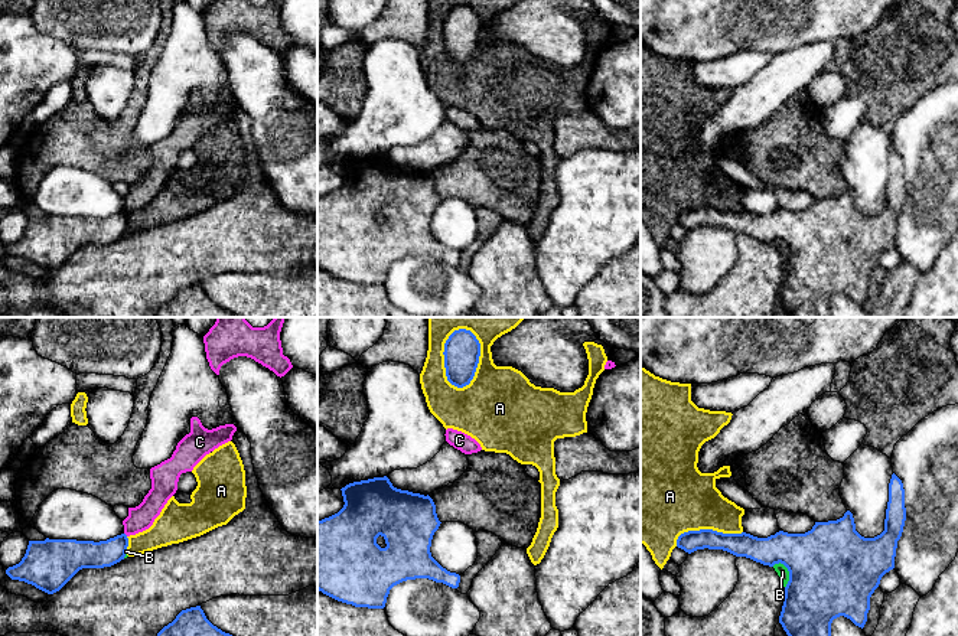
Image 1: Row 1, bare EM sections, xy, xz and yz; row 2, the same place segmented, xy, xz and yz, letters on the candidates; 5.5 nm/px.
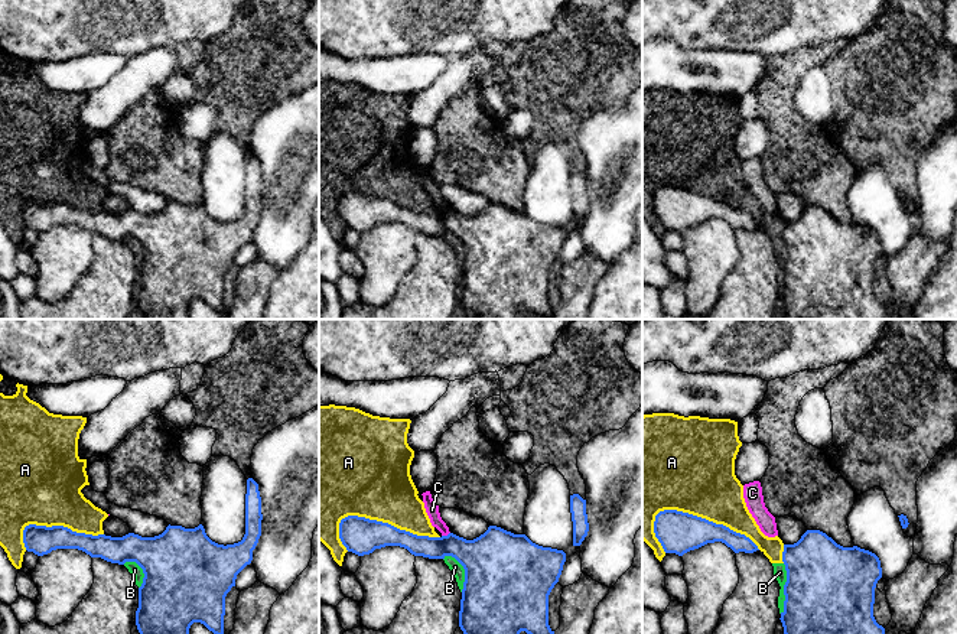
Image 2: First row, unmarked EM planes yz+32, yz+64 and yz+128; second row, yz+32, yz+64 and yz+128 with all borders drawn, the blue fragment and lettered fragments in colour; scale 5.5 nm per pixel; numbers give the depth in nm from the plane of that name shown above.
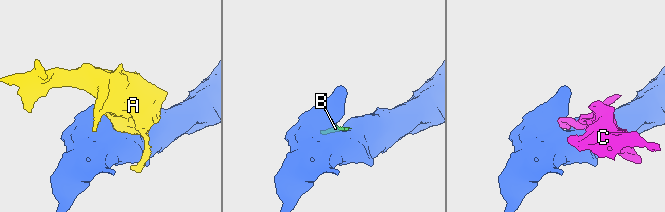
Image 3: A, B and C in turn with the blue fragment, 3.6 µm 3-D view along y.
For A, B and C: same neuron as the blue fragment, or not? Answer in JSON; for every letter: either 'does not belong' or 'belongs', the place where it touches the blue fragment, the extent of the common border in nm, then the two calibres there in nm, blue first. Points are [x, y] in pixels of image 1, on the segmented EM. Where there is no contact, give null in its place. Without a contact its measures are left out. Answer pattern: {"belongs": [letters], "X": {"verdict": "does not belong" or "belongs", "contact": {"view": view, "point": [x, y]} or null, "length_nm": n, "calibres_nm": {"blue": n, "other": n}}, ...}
{"belongs": [], "A": {"verdict": "does not belong", "contact": {"view": "xz", "point": [478, 361]}, "length_nm": 340, "calibres_nm": {"blue": 200, "other": 380}}, "B": {"verdict": "does not belong", "contact": {"view": "yz", "point": [789, 574]}, "length_nm": 160, "calibres_nm": {"blue": 500, "other": 70}}, "C": {"verdict": "does not belong", "contact": null}}

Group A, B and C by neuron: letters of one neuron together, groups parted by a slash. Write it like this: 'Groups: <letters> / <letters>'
Groups: A B / C

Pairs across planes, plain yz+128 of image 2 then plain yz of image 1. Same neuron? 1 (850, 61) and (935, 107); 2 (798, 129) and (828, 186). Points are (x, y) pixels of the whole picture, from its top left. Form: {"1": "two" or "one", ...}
{"1": "two", "2": "one"}

